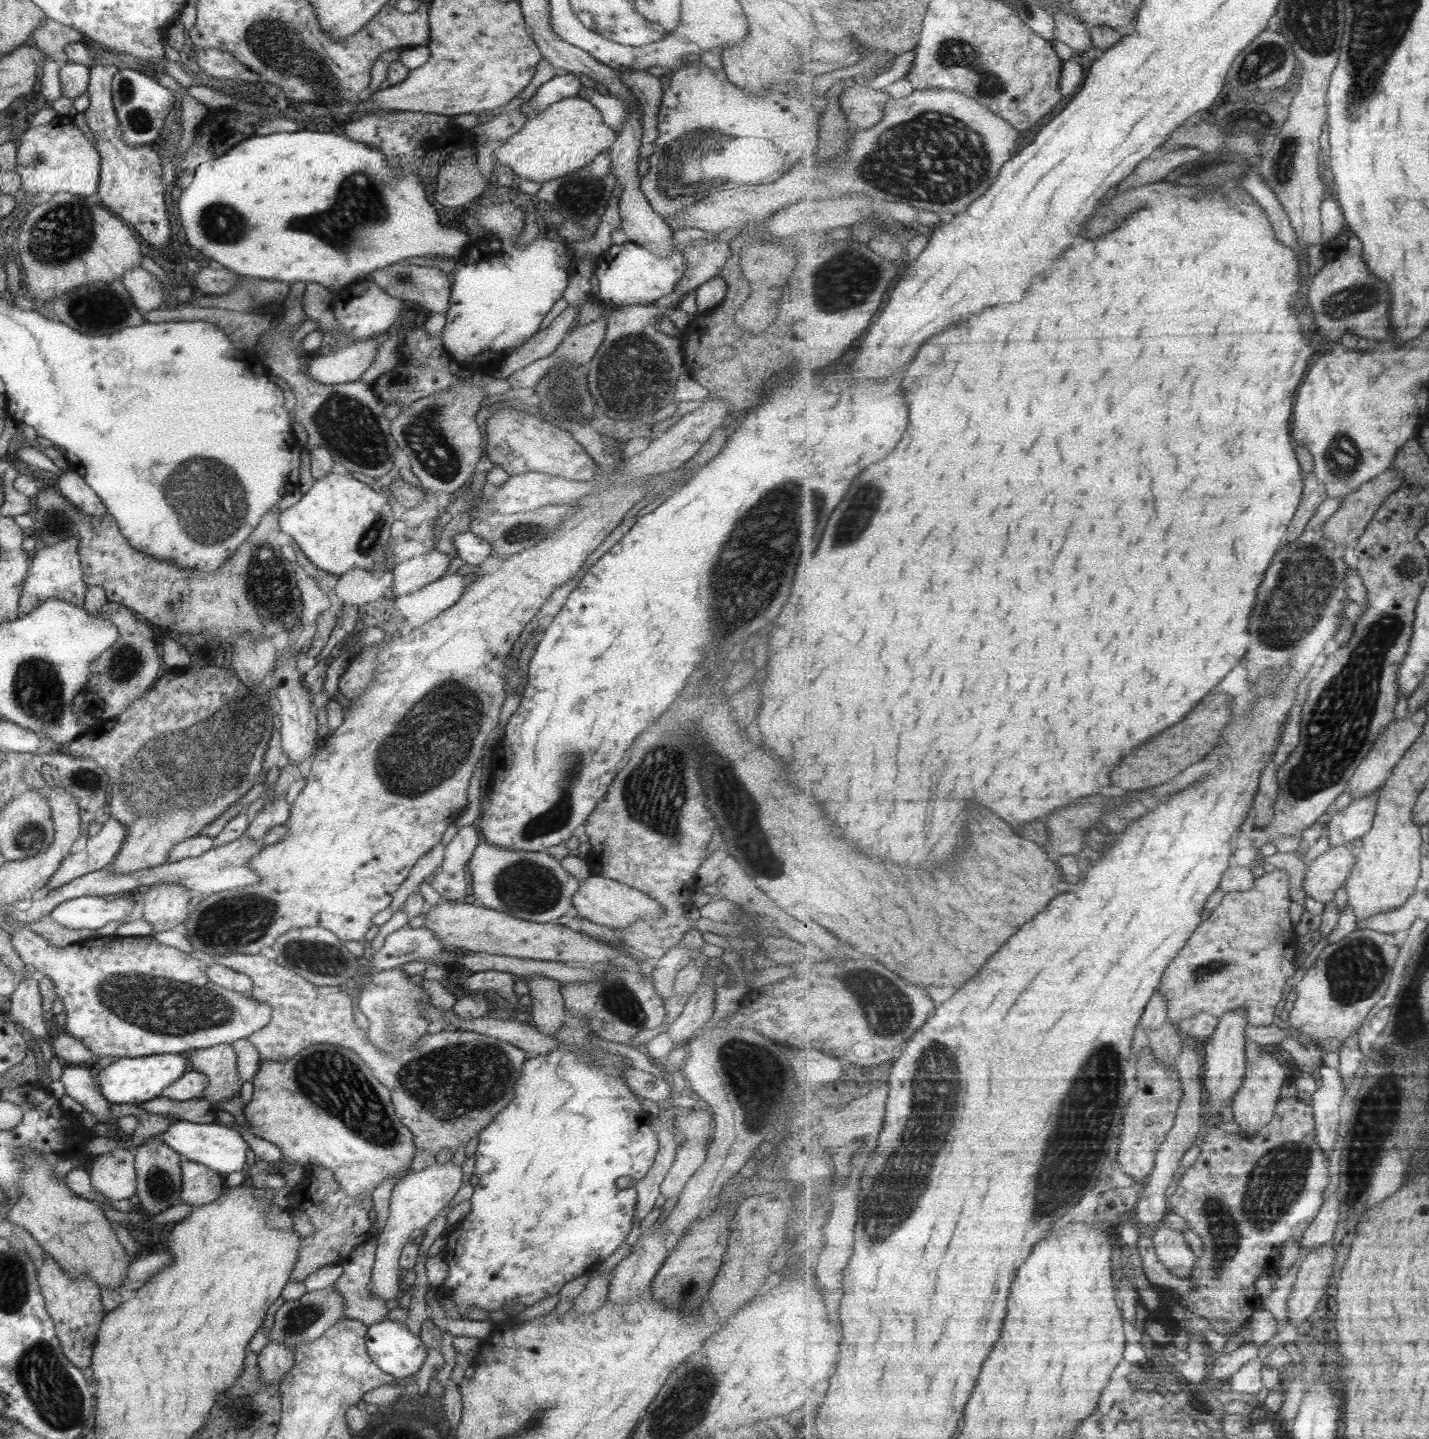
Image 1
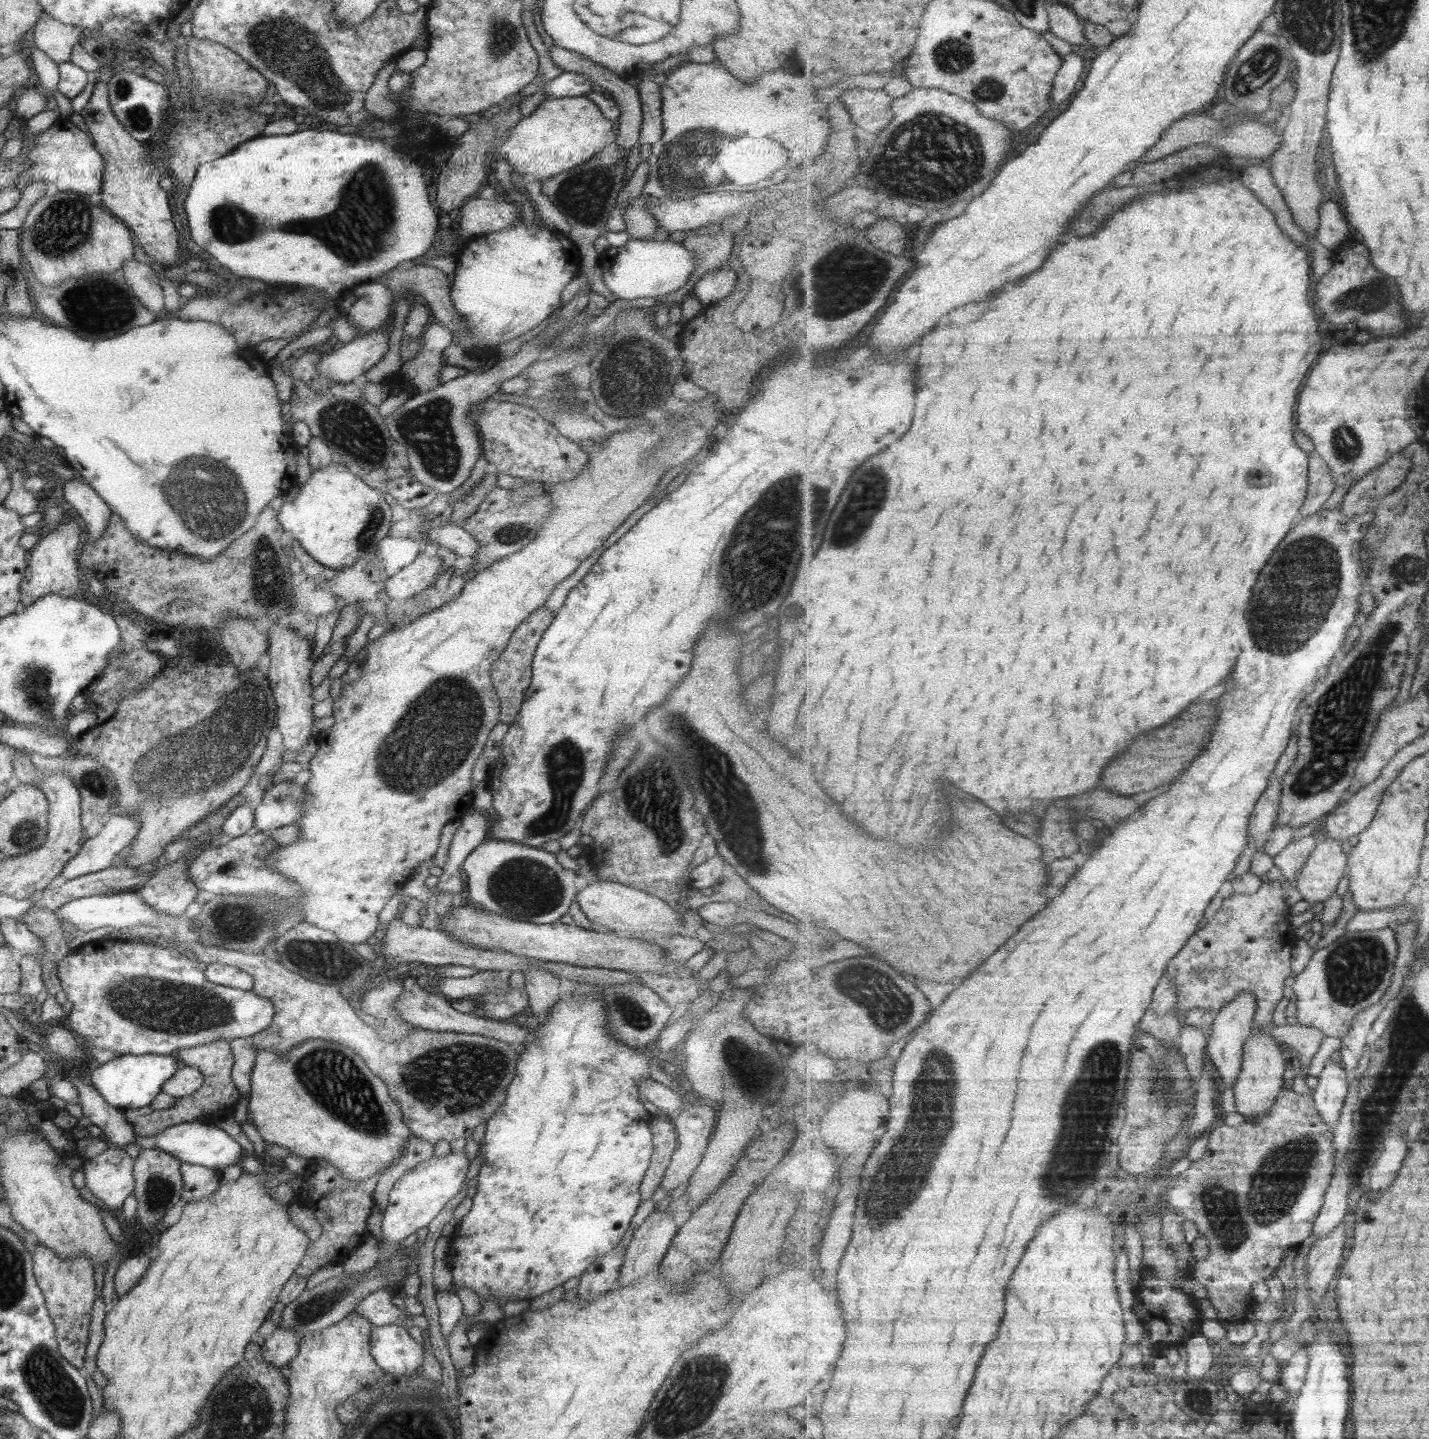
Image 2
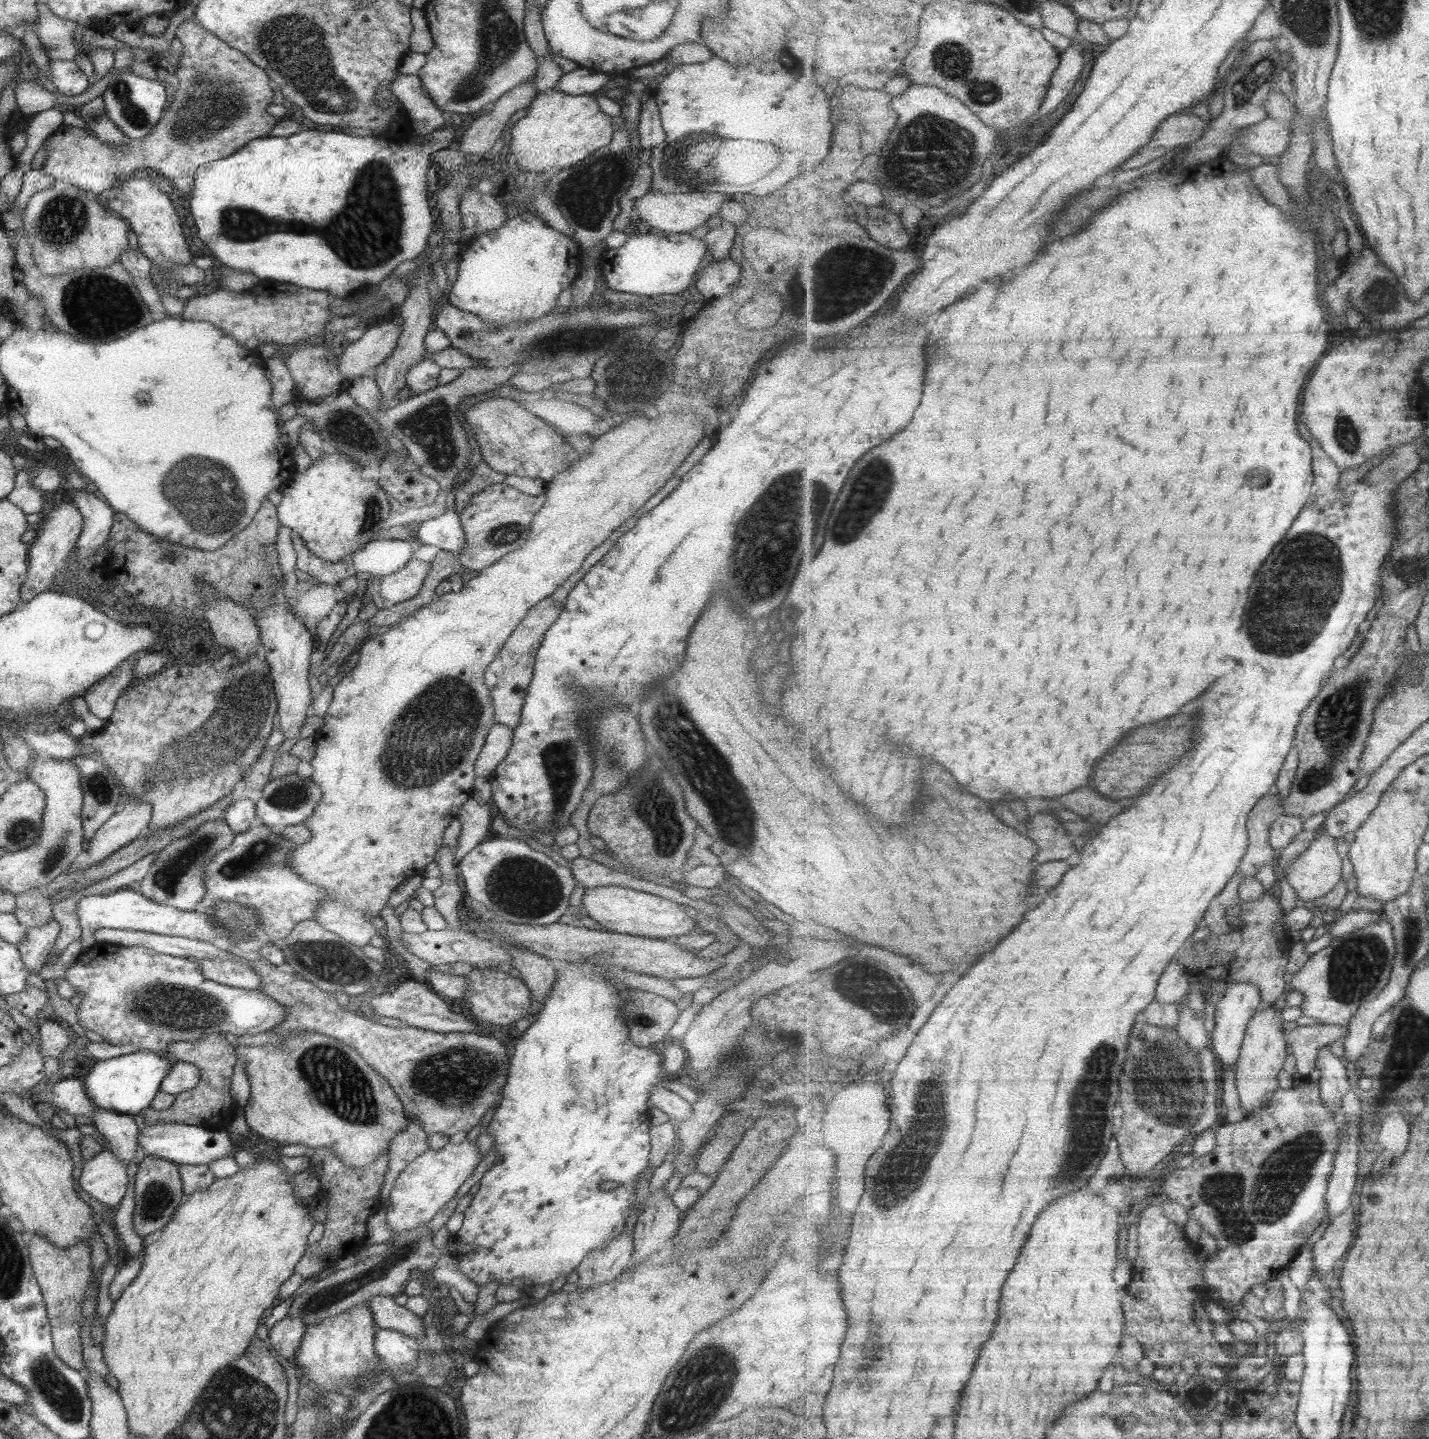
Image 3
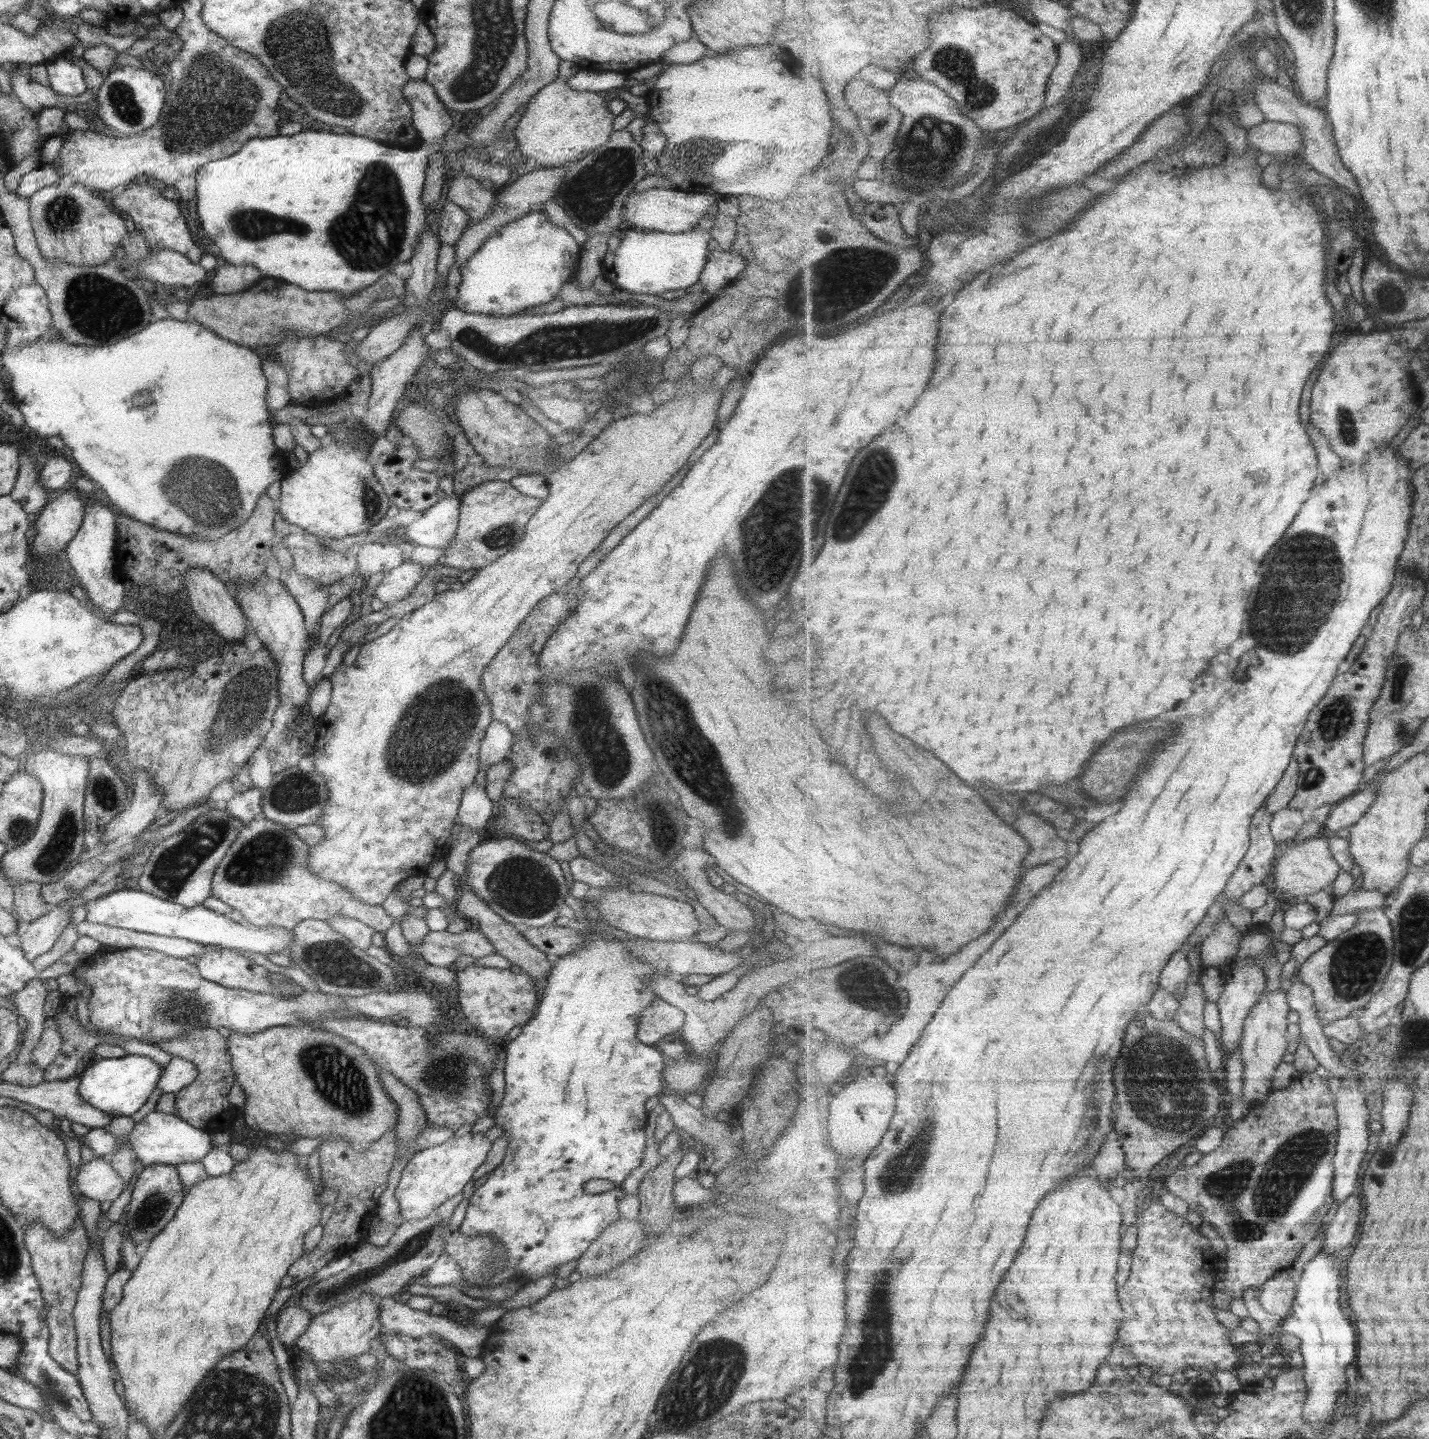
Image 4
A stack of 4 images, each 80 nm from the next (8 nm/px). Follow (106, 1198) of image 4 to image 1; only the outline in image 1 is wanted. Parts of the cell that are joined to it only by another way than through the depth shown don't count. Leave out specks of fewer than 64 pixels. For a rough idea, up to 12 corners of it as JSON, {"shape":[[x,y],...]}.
{"shape":[[132,1150],[95,1157],[93,1190],[110,1202],[135,1195]]}

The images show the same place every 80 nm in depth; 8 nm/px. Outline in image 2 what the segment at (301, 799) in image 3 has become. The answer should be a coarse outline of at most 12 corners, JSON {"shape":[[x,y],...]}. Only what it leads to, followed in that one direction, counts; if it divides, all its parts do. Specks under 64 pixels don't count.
{"shape":[[272,786],[252,811],[253,830],[295,823],[305,788]]}

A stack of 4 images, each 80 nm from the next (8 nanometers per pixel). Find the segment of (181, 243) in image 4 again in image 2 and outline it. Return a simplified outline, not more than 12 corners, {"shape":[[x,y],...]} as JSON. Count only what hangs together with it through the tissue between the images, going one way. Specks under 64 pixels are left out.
{"shape":[[99,66],[79,114],[104,162],[99,204],[148,261],[179,258],[161,173],[112,113]]}

